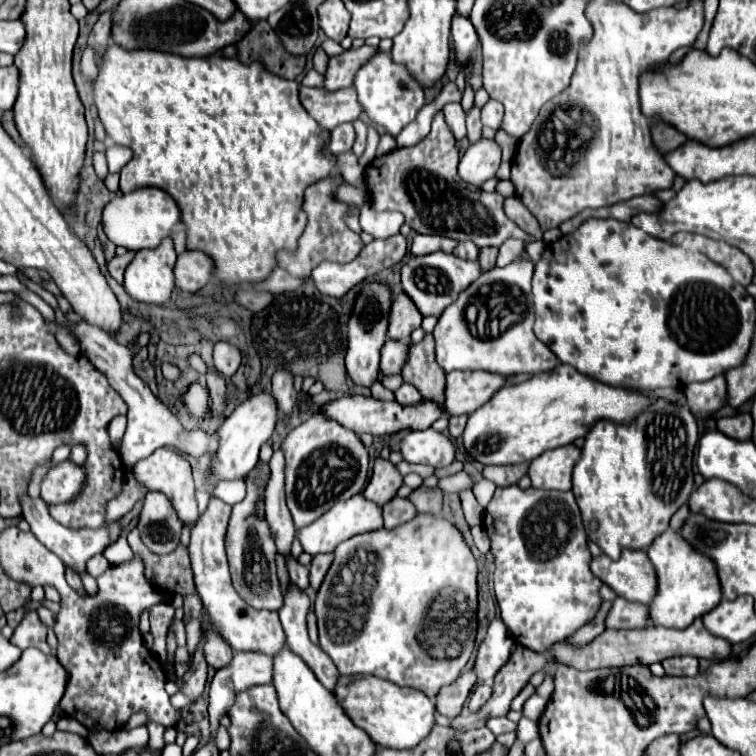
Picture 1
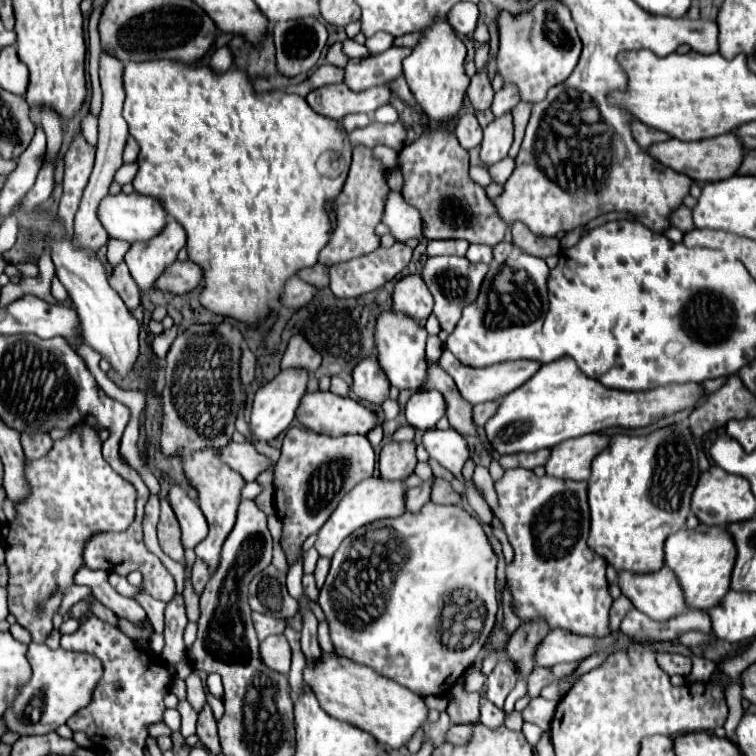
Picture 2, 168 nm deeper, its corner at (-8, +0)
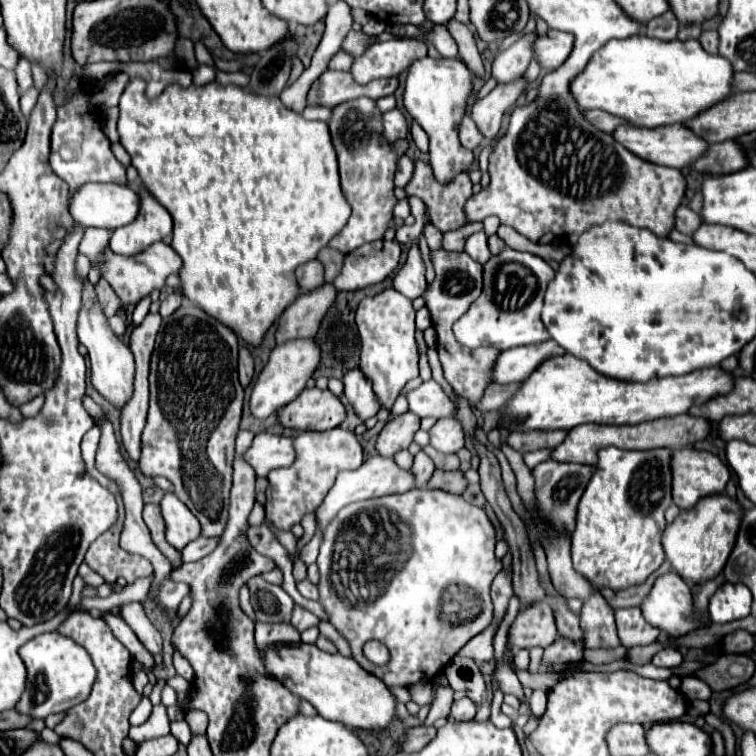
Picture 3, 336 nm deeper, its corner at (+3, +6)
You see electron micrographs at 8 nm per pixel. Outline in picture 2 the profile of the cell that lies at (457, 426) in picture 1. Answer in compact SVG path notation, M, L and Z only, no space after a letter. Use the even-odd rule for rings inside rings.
M484 402L484 404L476 404L472 408L472 420L476 428L482 428L486 424L486 420L496 412L498 402Z

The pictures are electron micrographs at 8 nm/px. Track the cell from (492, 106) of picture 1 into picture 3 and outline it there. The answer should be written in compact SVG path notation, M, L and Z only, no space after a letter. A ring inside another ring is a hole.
M535 32L523 34L513 46L509 46L507 50L501 50L495 56L493 76L499 82L511 82L511 80L515 80L517 76L521 76L527 70L527 66L531 62L531 56L533 56L535 38L537 38Z

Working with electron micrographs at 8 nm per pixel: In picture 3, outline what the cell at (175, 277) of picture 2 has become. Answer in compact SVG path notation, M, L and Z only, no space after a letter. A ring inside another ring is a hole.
M155 242L153 246L149 246L149 250L141 252L137 258L121 258L121 254L113 254L107 248L103 250L103 262L97 268L101 272L101 278L105 278L117 292L117 298L121 298L121 306L127 306L127 304L137 304L155 288L161 288L171 272L179 272L181 258L175 254L171 246L163 242Z

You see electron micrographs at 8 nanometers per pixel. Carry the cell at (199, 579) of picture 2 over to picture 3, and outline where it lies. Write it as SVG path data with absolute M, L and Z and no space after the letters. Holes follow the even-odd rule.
M199 536L197 540L189 542L189 544L181 550L181 556L183 556L183 562L195 562L195 560L211 554L215 548L217 548L217 538Z

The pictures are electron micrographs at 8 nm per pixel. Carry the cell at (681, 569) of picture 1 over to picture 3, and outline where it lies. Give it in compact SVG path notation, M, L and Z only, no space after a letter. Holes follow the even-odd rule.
M713 494L713 498L701 498L701 502L693 506L693 510L681 510L673 524L667 526L663 532L665 556L669 558L673 570L691 584L715 578L723 570L735 546L741 514L743 510L739 502L729 498L727 494Z

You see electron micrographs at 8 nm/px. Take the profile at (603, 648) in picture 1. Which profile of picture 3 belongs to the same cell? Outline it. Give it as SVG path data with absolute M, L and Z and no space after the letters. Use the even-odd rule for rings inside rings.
M543 600L523 608L513 620L507 638L511 644L515 642L517 648L547 648L549 644L553 644L557 638L557 628L551 606Z

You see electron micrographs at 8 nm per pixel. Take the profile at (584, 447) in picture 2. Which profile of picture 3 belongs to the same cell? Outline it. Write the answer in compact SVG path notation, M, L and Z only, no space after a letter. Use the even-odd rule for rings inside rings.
M679 414L673 418L659 418L635 426L605 426L605 424L581 424L569 430L565 442L553 450L553 460L557 462L581 462L581 464L597 464L597 450L605 446L617 446L625 450L653 450L657 446L693 446L701 442L711 432L711 422L705 418L693 418L691 414Z

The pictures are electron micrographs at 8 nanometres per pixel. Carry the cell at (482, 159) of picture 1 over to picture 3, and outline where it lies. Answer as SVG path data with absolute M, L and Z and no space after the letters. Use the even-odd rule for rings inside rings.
M521 76L517 78L517 82L509 82L509 86L495 86L485 98L475 102L471 118L483 132L485 140L493 140L497 136L503 114L515 106L515 102L521 98L527 86L529 82Z

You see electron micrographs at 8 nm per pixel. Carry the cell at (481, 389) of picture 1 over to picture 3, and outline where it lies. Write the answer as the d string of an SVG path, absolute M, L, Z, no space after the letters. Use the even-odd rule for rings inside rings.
M545 340L541 344L533 346L521 346L513 350L501 352L497 358L497 364L493 368L493 382L497 384L511 384L521 382L533 374L533 370L539 366L539 362L545 362L553 356L565 356L567 352L557 346L553 340Z

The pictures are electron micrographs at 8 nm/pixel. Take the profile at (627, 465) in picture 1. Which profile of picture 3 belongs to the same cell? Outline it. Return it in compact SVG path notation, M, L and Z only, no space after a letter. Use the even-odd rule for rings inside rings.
M615 446L599 450L597 470L581 496L577 508L577 524L571 536L571 556L573 568L583 574L597 588L623 590L645 582L663 562L665 552L661 546L661 536L665 530L665 510L671 500L671 452L667 448L657 450L621 450Z

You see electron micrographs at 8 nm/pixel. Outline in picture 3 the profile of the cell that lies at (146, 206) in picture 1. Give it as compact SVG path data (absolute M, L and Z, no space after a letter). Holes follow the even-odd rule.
M89 184L73 194L69 212L77 224L115 230L133 222L139 212L139 196L129 186Z

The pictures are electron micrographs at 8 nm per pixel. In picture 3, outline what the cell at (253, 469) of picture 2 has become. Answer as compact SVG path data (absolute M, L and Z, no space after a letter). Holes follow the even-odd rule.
M257 434L253 446L245 452L245 460L253 466L257 476L267 476L275 468L291 466L293 458L293 442L285 436L275 434Z

